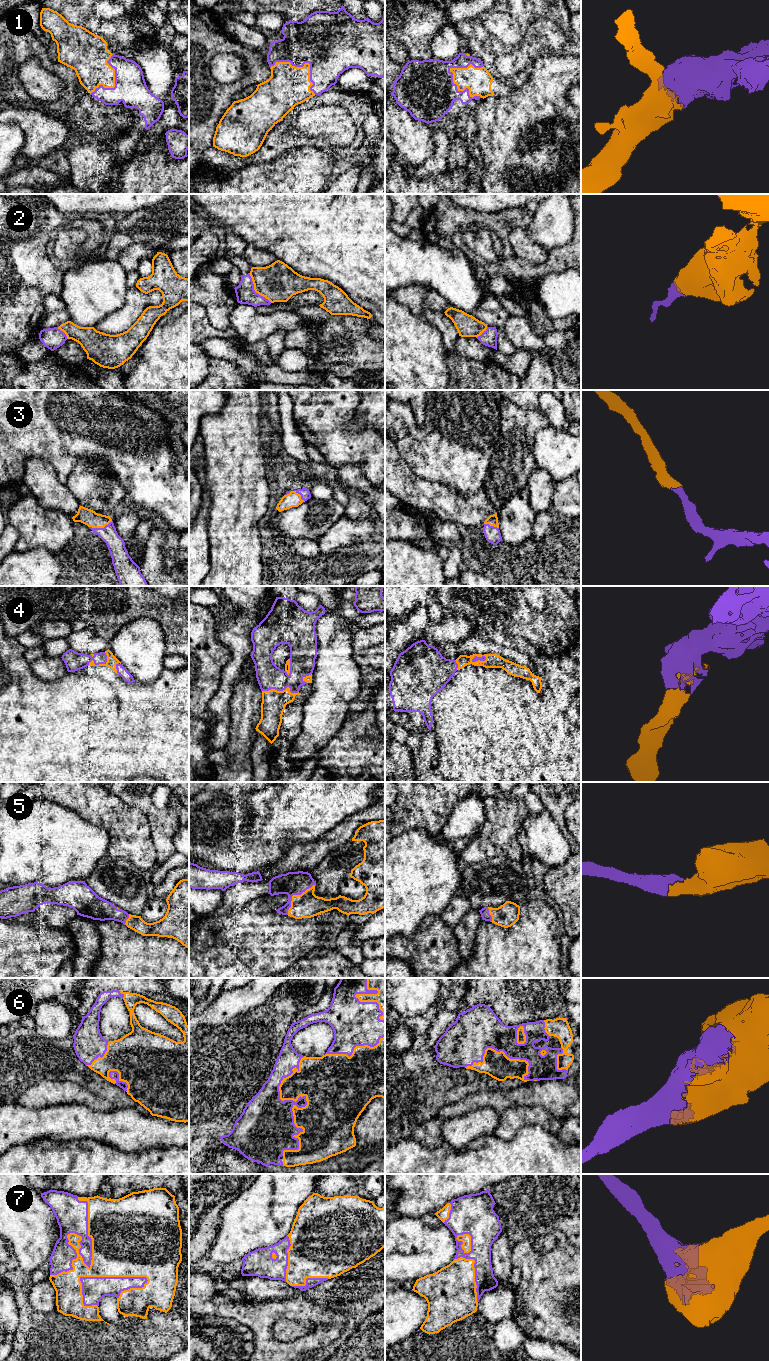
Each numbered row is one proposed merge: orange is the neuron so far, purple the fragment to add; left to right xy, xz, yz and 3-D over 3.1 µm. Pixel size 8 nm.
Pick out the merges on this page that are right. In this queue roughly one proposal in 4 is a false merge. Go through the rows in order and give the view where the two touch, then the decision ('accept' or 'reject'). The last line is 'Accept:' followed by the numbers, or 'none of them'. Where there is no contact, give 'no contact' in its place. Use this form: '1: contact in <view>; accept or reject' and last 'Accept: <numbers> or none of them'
1: contact in yz; accept
2: contact in xz; reject
3: contact in xy; accept
4: contact in xz; accept
5: contact in xz; accept
6: contact in xz; accept
7: contact in xy; accept
Accept: 1, 3, 4, 5, 6, 7

